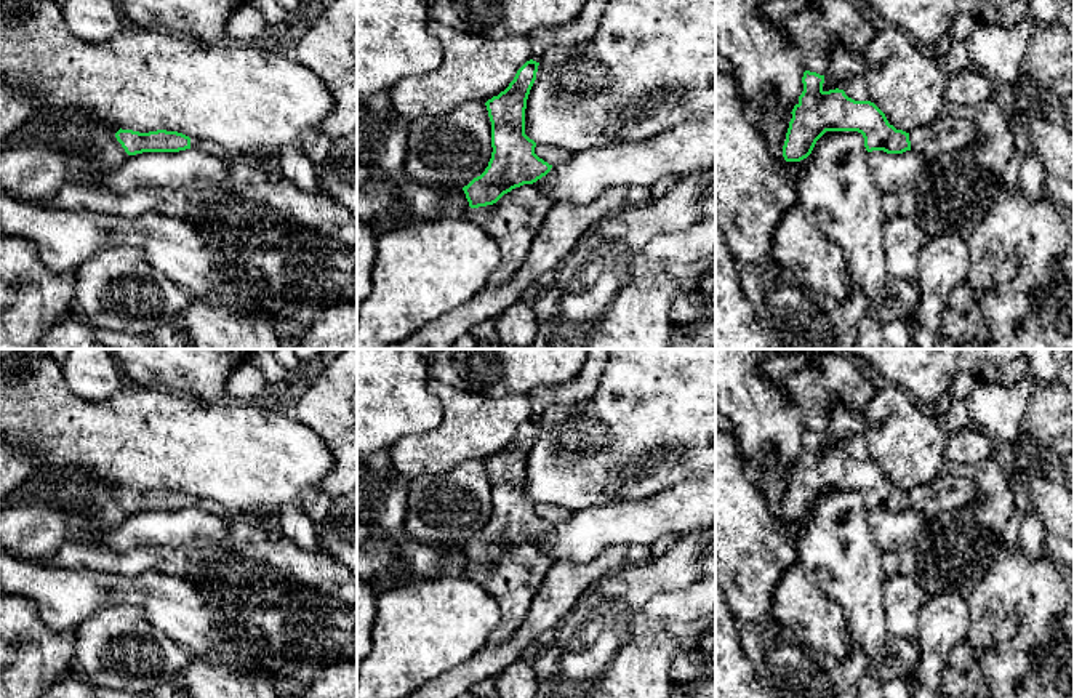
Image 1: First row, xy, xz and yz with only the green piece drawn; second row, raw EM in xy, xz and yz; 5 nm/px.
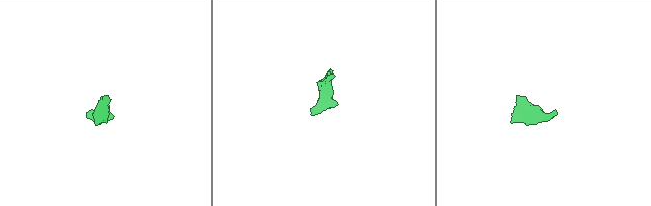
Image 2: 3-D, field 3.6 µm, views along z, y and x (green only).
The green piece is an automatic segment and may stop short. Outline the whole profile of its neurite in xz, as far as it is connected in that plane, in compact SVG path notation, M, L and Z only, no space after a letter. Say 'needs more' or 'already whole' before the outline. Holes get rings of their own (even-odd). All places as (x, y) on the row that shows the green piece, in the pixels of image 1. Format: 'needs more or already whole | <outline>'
needs more | M586 0L579 14L562 26L530 34L531 59L509 86L485 102L491 122L491 158L485 171L463 187L469 202L466 218L487 231L499 247L501 259L487 280L499 288L517 272L552 202L535 183L552 165L535 154L536 142L525 134L525 109L541 56L557 45L583 45L599 27L608 0Z

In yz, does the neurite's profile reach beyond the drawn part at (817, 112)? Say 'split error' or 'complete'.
split error

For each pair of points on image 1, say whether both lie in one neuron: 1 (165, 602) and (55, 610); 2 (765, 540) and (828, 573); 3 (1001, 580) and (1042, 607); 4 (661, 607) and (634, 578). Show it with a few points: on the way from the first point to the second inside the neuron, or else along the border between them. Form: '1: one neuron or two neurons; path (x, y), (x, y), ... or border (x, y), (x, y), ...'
1: one neuron; path (138, 593), (82, 596)
2: two neurons; border (793, 545), (797, 557)
3: one neuron; path (1010, 583), (1033, 604)
4: two neurons; border (687, 585), (657, 593), (645, 604), (644, 613)

